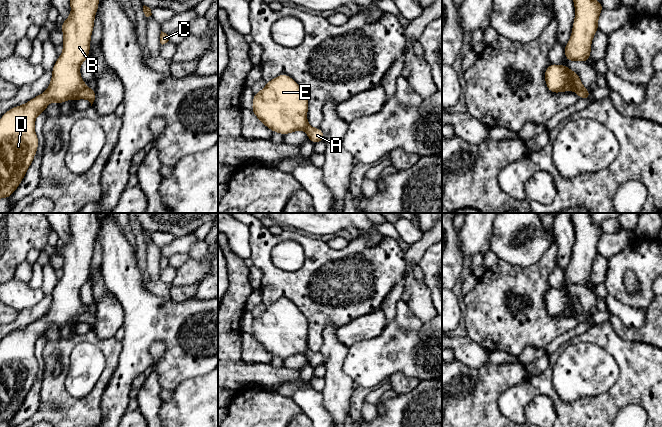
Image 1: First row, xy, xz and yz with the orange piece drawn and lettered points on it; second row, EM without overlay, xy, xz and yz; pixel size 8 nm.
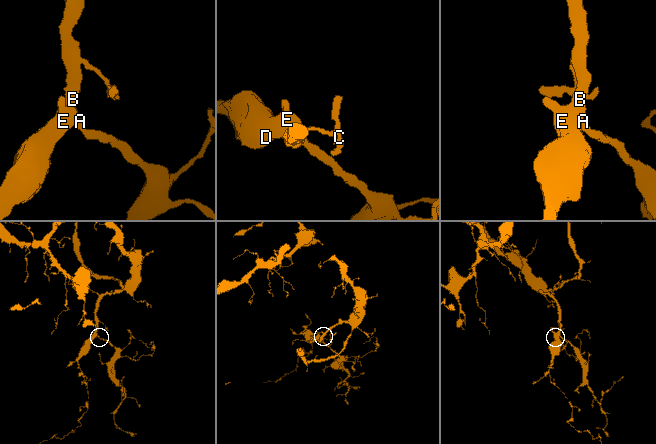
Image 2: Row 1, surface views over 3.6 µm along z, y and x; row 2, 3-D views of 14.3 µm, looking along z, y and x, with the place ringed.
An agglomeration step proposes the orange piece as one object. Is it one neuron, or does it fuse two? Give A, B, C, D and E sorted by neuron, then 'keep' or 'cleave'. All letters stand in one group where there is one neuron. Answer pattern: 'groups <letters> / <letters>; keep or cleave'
groups A B C D E; keep

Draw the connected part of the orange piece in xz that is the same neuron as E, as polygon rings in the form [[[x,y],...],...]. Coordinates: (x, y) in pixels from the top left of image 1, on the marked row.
[[[281,74],[254,93],[251,110],[273,132],[286,135],[304,130],[316,144],[324,141],[324,133],[308,124],[308,104],[307,94],[300,86],[290,76]]]

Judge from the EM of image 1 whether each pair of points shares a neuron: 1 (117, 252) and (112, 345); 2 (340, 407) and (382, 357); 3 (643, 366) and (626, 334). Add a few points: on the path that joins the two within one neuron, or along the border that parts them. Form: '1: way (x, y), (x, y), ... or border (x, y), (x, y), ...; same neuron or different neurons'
1: border (122, 343), (120, 357), (116, 366); different neurons
2: border (344, 359), (343, 370), (353, 381); different neurons
3: border (611, 325), (623, 339), (642, 341), (651, 345); different neurons

